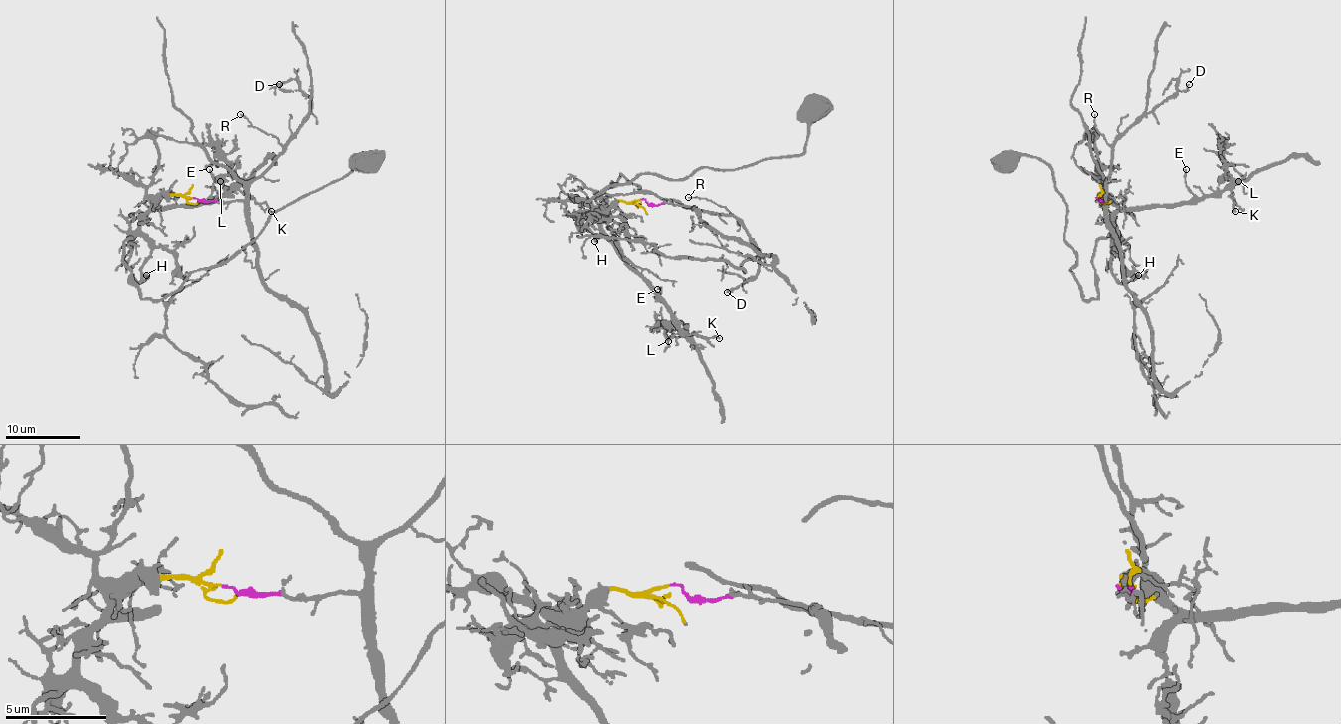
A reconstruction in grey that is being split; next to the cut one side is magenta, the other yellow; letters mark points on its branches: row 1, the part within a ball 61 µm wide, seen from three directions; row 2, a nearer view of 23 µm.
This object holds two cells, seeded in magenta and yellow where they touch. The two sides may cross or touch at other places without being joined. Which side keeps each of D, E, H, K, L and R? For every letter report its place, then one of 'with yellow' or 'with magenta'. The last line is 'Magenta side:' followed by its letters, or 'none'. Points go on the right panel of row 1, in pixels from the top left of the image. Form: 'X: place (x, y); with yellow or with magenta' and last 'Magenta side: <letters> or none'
D: place (1189, 84); with magenta
E: place (1186, 169); with yellow
H: place (1138, 275); with yellow
K: place (1235, 211); with yellow
L: place (1238, 181); with yellow
R: place (1094, 114); with magenta
Magenta side: D, R

